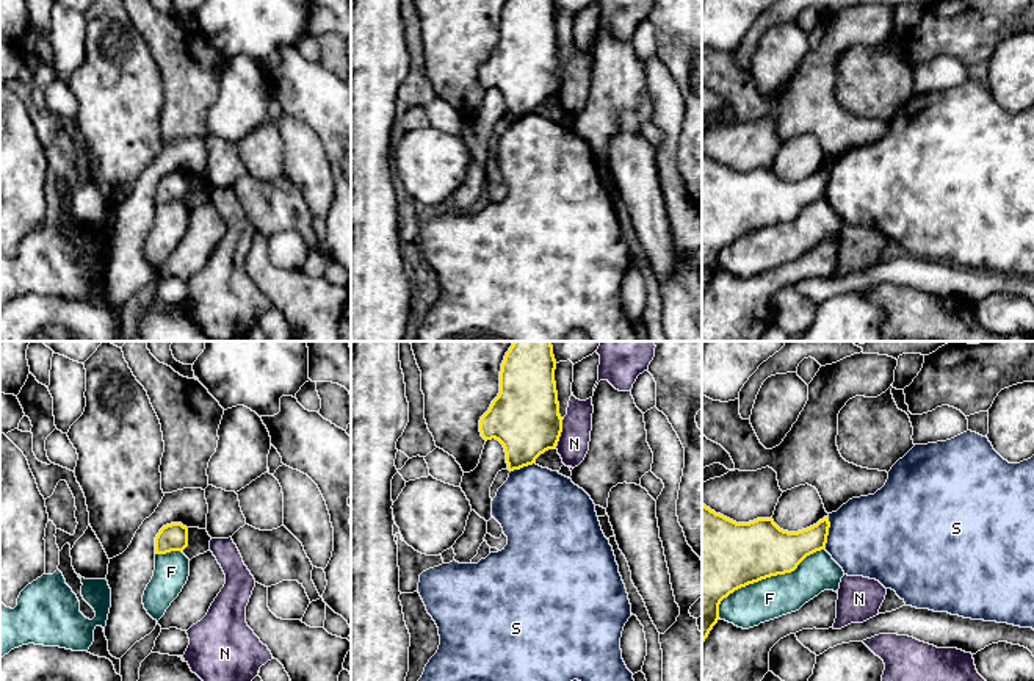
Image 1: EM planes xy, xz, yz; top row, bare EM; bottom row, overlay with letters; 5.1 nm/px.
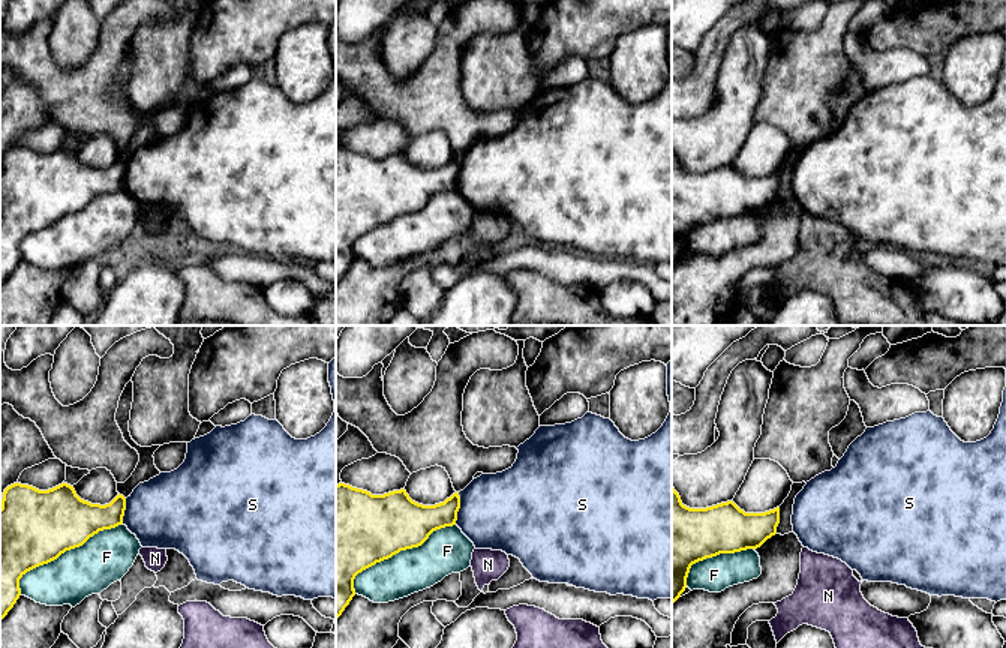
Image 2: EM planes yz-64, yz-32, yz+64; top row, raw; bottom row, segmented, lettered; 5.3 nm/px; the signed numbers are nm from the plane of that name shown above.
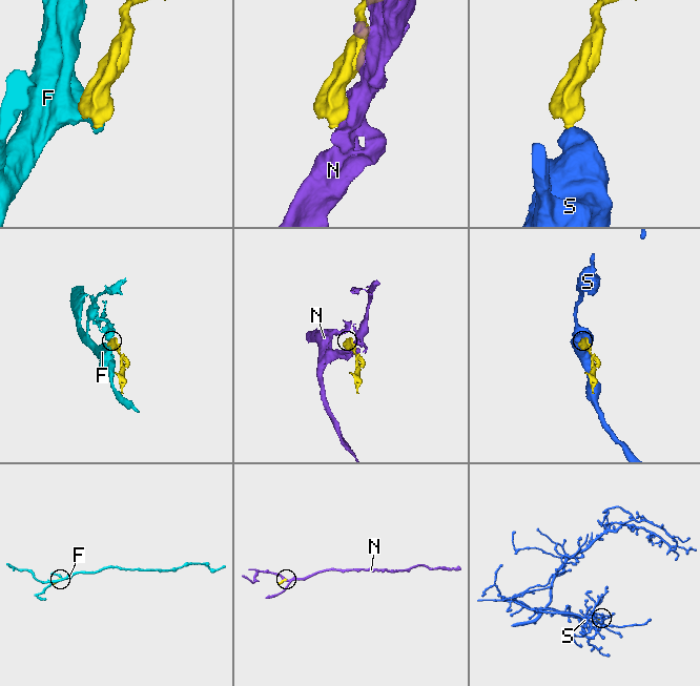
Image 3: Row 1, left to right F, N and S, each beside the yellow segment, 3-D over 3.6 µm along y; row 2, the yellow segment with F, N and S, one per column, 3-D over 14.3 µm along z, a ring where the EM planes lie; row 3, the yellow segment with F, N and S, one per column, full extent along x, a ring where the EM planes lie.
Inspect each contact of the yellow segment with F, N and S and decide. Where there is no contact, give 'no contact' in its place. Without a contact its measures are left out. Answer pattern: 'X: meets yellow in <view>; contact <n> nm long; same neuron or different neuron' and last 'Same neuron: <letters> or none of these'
F: meets yellow in yz; contact 650 nm long; different neuron
N: meets yellow in xz; contact 140 nm long; different neuron
S: meets yellow in yz; contact 180 nm long; different neuron
Same neuron: none of these

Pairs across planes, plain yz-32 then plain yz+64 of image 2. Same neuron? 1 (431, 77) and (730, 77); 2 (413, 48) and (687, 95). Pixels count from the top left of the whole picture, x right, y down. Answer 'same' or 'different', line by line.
1: different
2: different

